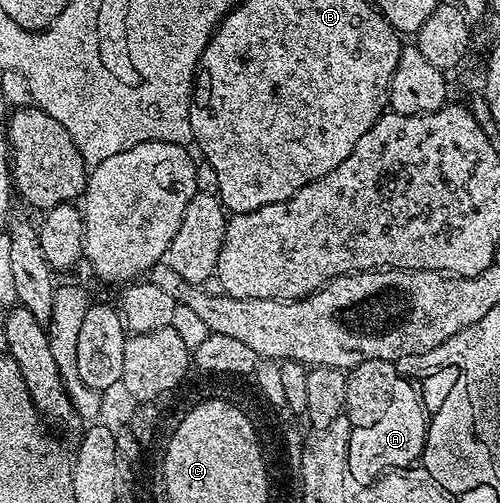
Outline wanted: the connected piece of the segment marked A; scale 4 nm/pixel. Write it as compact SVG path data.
M402 378L397 382L397 391L393 391L393 407L389 407L389 415L381 415L381 419L363 423L359 428L350 428L348 468L353 483L366 487L388 470L402 470L412 466L422 456L426 434L425 409L414 398L408 378Z

